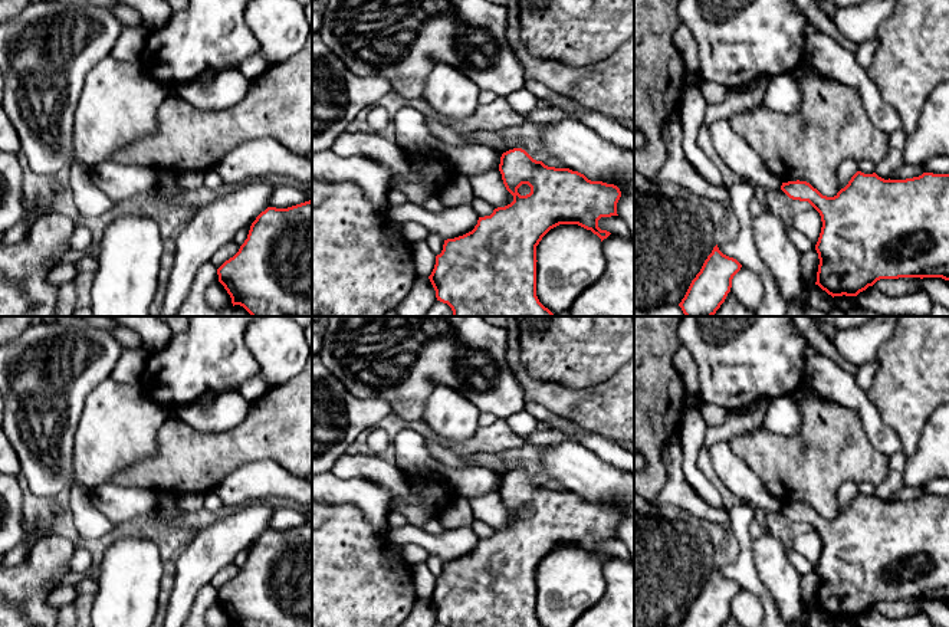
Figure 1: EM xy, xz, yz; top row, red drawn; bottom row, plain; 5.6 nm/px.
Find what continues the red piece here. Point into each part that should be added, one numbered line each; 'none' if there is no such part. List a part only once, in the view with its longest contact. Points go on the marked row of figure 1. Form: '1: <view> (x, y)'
none

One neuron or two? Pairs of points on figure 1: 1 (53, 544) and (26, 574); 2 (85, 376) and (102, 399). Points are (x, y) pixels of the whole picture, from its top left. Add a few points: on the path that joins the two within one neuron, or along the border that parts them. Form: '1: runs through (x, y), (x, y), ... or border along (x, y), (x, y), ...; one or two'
1: runs through (49, 551), (33, 567); one
2: border along (109, 377), (89, 393), (79, 417); two

